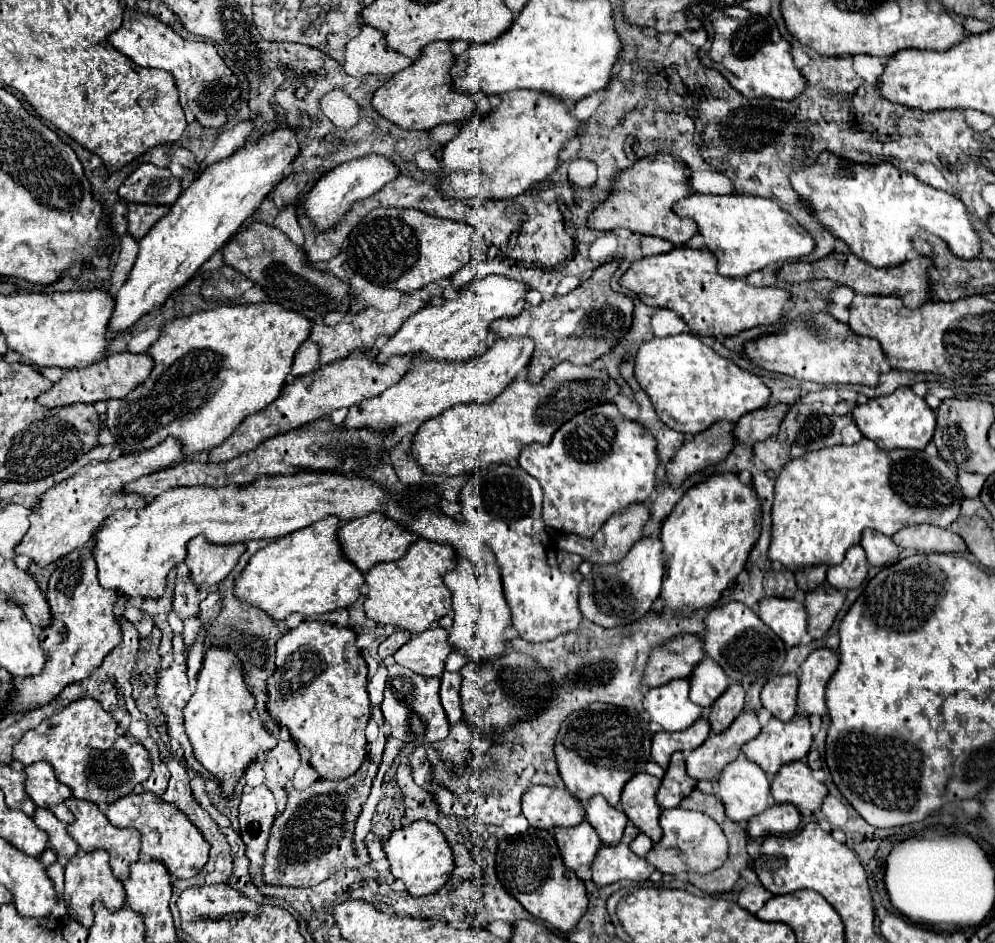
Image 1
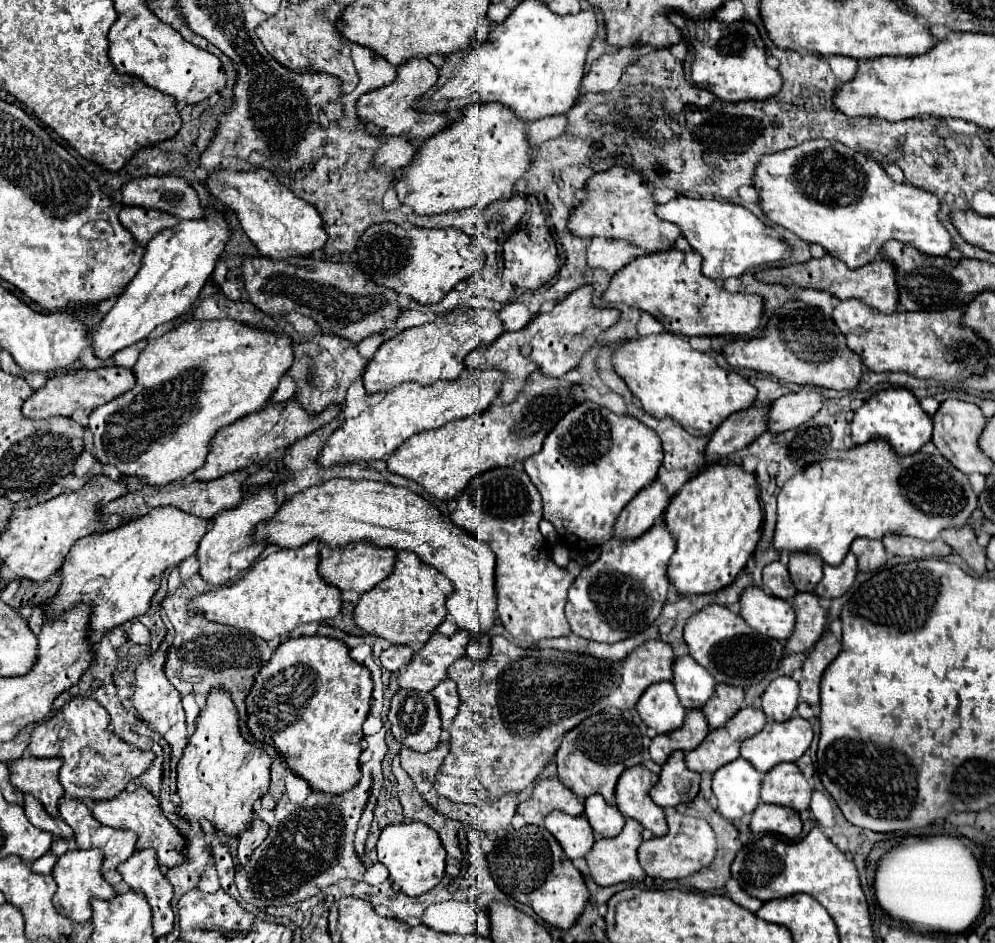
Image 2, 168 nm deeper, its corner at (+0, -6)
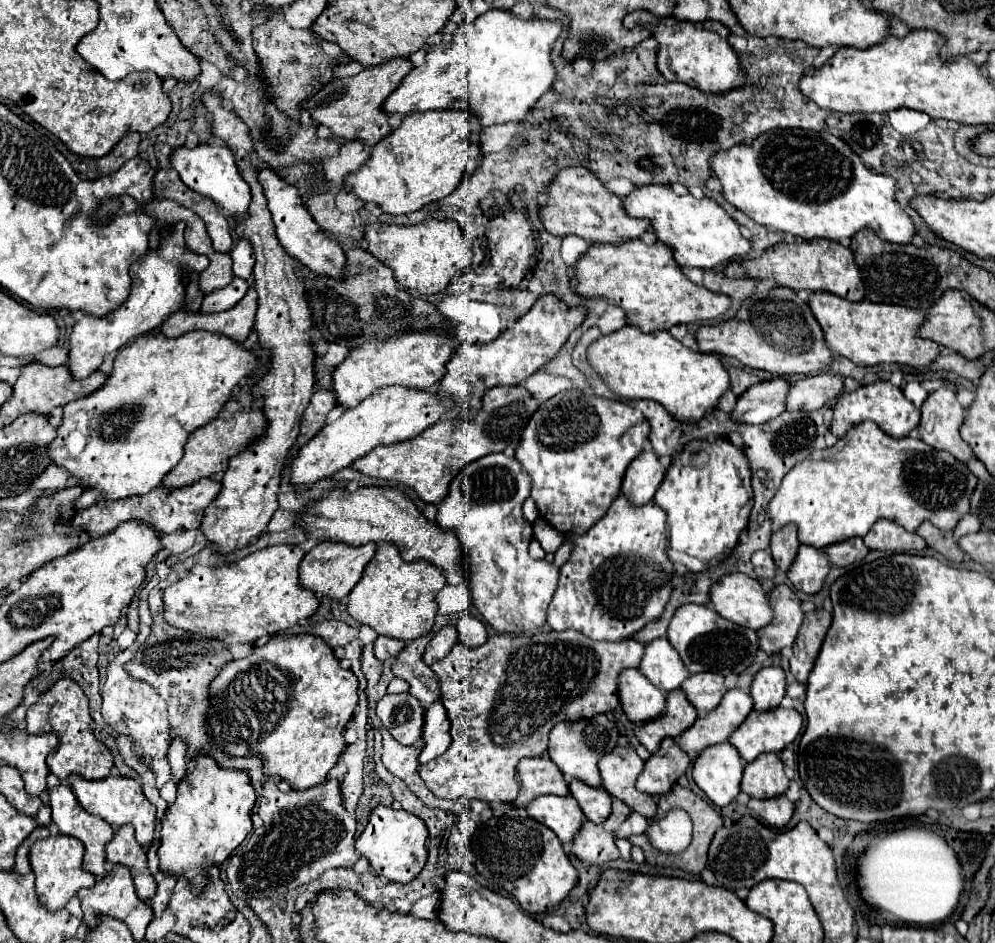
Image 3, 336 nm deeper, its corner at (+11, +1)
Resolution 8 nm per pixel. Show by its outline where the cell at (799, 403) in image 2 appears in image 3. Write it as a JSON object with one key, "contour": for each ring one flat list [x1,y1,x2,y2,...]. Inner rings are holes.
{"contour":[[821,373,815,377,799,379,787,395,787,411,815,411,829,405,843,391,845,375]]}

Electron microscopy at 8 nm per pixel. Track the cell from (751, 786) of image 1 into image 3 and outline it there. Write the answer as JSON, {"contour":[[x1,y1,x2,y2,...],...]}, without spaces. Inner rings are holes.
{"contour":[[725,741,705,747,693,761,693,781,703,789,703,793,717,805,729,805,739,789,743,777,745,761,737,749]]}

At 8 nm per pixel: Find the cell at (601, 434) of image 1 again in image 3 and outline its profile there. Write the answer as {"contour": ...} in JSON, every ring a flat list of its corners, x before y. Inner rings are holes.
{"contour":[[561,391,545,401,529,419,515,449,517,461,533,479,531,497,535,499,541,517,559,533,585,533,597,519,601,519,601,515,605,515,613,499,619,495,625,469,643,451,647,435,649,421,639,409,627,403,583,395,581,391]]}

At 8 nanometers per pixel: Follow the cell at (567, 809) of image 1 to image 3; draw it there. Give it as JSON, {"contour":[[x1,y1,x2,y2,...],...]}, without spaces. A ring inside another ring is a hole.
{"contour":[[525,757,517,765,519,773,519,797,515,807,523,809,531,799,539,795,567,795,567,781,557,765,549,757]]}

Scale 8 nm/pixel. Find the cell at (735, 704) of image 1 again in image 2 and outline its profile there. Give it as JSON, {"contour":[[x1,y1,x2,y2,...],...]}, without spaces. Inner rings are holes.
{"contour":[[718,684,716,694,704,706,704,716,712,730,724,726,740,708,744,708,744,690,738,686]]}

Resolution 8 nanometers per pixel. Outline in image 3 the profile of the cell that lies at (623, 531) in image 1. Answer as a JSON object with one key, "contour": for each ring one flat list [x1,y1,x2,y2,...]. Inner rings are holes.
{"contour":[[641,451,637,459,627,467,621,491,631,497,635,505,645,505,653,499,665,477,665,467,659,463,659,457,653,451]]}

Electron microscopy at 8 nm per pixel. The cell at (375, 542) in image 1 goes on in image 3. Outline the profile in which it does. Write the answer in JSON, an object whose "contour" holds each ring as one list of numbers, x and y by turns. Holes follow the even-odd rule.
{"contour":[[321,541,319,545,315,545,301,561,299,565,299,583,301,587,313,591,313,593,321,593,329,599,341,601,345,595,349,595,349,591,357,585,357,581,363,575,365,565,371,561,371,557,375,555,377,545,375,543,365,543,359,547,351,547,347,543,335,543,335,541]]}

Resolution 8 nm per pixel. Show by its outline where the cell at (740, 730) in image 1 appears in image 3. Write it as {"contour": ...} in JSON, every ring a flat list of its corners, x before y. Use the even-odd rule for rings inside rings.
{"contour":[[741,689,727,691,715,711,701,715,685,733,679,735,679,747,687,755,695,757,705,747,727,741,729,735,751,713,751,709,753,709,751,695,743,693]]}

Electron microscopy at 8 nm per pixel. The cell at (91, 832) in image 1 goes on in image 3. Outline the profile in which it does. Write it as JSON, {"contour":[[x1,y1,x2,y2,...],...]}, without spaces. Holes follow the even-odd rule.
{"contour":[[71,785,53,787,53,789,49,789,47,793,49,793,49,805,51,805,51,809,53,809,53,821,57,823,59,831,61,831,63,835,71,835,71,837,83,841,83,845,85,845,83,869,101,879,101,875,107,873,107,867,105,867,105,849,103,849,103,847,105,847,105,841,109,841,109,839,113,837,113,827,111,827,107,821,103,821,99,815,87,813,87,811,79,805,79,801,77,801,77,797,75,797]]}

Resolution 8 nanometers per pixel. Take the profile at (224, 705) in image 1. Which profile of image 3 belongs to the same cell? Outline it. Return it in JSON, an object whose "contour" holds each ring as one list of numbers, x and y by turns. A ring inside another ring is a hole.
{"contour":[[199,755,191,763,195,765,193,771,177,787,177,799,161,821,159,867,167,875,185,877,191,891,199,895,207,885,209,869,221,865,251,833,255,791,247,775,221,769,213,757]]}

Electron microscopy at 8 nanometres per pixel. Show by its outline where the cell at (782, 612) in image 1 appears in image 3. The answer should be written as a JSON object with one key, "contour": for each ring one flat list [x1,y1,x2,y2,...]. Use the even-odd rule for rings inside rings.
{"contour":[[729,573,713,583,709,589,709,601,723,619,753,631,771,621,771,607,765,591,757,579,743,573]]}

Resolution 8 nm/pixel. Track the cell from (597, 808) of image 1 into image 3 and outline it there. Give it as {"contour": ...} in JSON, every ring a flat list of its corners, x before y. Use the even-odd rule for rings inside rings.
{"contour":[[571,779,569,791,577,799,585,819,603,823,611,815,611,795,603,787,589,787,579,779]]}

